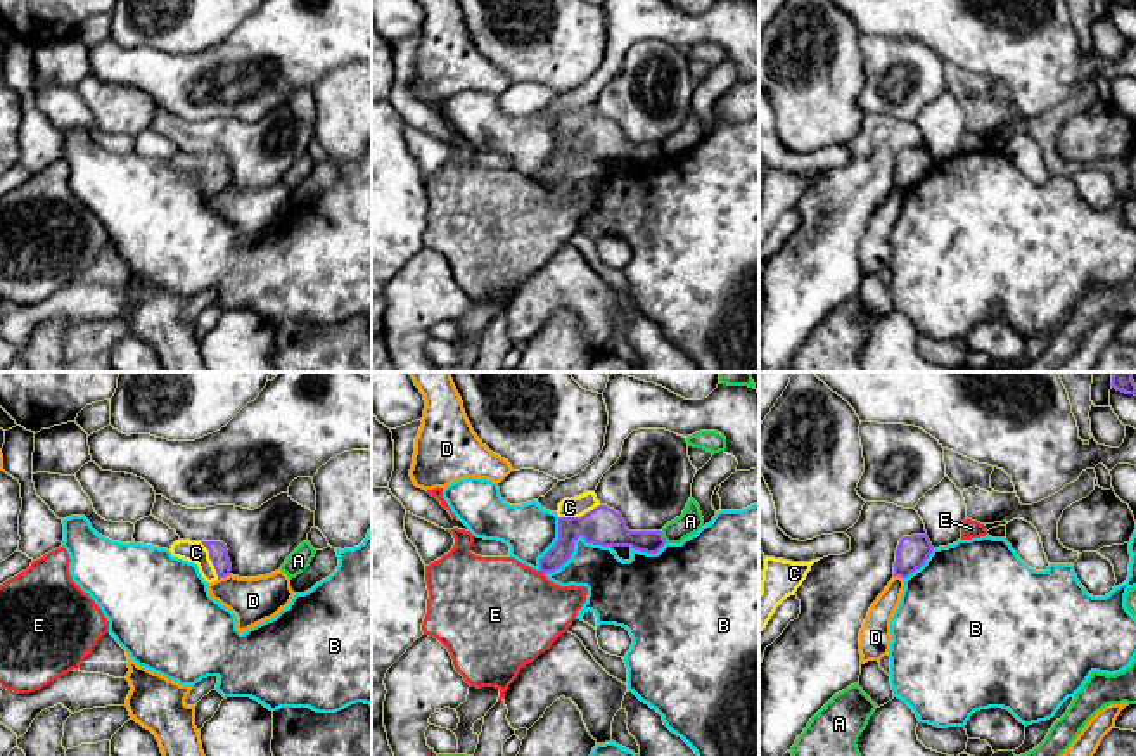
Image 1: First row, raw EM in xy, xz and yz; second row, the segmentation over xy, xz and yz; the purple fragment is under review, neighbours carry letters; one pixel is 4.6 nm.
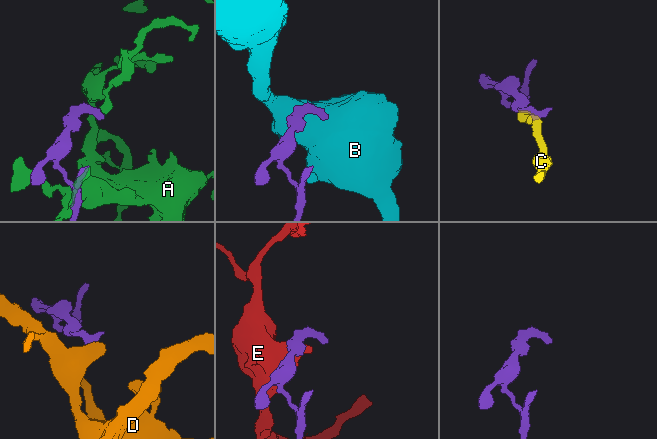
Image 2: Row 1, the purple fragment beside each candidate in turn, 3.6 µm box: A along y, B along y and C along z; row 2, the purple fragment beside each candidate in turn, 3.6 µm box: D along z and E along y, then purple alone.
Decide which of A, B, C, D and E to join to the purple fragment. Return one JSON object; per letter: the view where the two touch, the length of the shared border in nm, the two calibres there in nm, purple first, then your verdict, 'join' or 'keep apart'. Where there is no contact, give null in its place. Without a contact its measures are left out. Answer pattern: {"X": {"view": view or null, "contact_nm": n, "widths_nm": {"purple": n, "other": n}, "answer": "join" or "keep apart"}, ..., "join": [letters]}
{"A": {"view": "xz", "contact_nm": 60, "widths_nm": {"purple": 160, "other": 110}, "answer": "keep apart"}, "B": {"view": "xz", "contact_nm": 340, "widths_nm": {"purple": 180, "other": 240}, "answer": "keep apart"}, "C": {"view": "xz", "contact_nm": 200, "widths_nm": {"purple": 180, "other": 100}, "answer": "join"}, "D": {"view": "xy", "contact_nm": 70, "widths_nm": {"purple": 90, "other": 220}, "answer": "keep apart"}, "E": {"view": "xz", "contact_nm": 40, "widths_nm": {"purple": 110, "other": 480}, "answer": "keep apart"}, "join": ["C"]}

